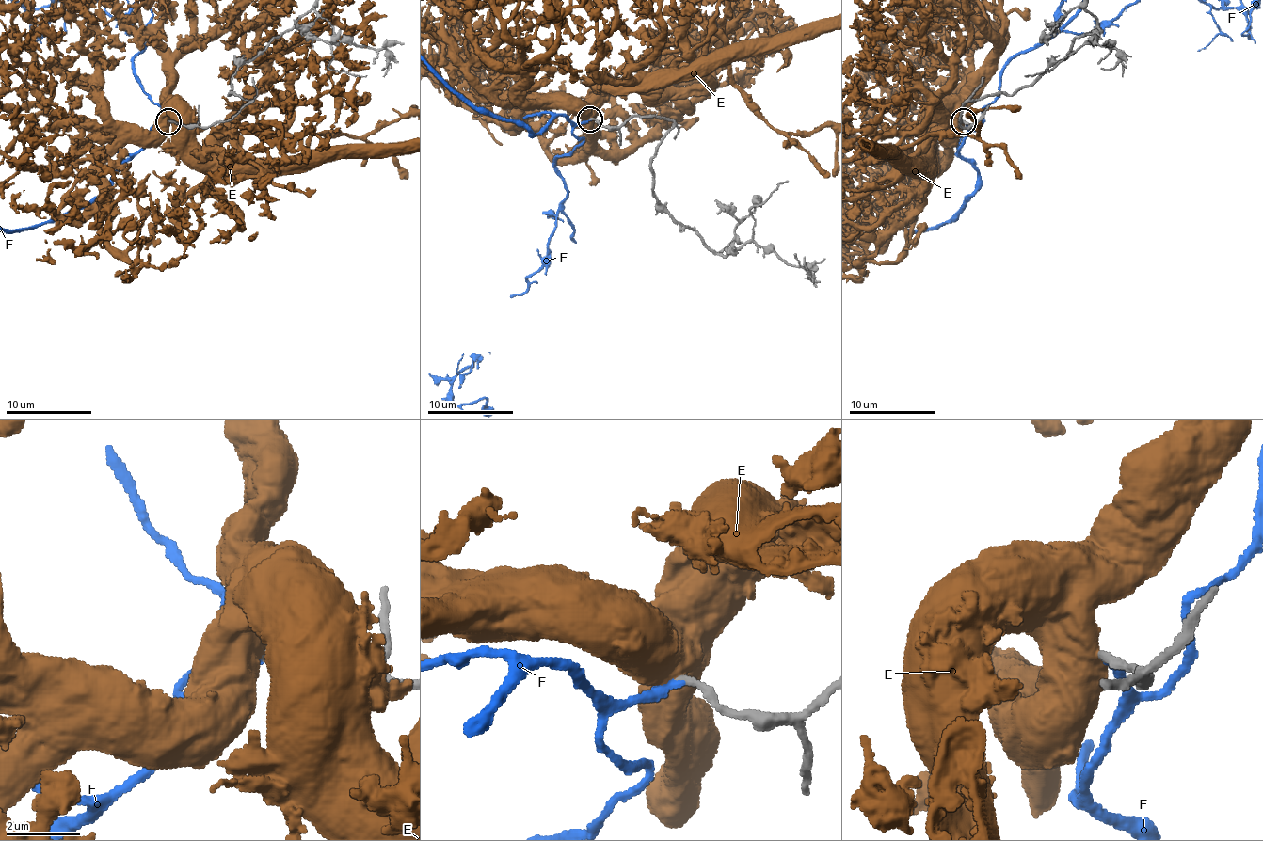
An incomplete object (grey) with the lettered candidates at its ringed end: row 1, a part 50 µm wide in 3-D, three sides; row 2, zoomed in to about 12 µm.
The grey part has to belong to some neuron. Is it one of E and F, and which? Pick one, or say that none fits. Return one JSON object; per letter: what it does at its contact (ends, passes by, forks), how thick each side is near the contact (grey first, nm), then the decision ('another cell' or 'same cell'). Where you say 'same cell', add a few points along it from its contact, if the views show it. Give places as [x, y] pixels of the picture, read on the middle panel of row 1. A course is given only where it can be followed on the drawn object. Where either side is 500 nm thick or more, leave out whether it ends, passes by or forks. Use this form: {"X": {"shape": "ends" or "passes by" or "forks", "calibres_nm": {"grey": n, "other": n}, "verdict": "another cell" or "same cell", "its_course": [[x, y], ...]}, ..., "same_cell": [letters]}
{"E": {"calibres_nm": {"grey": 220, "other": 800}, "verdict": "another cell"}, "F": {"shape": "ends", "calibres_nm": {"grey": 240, "other": 200}, "verdict": "same cell"}, "same_cell": ["F"]}

